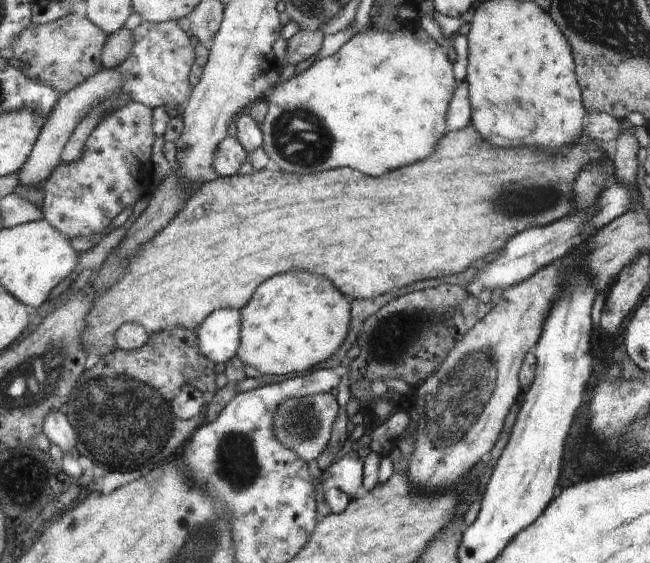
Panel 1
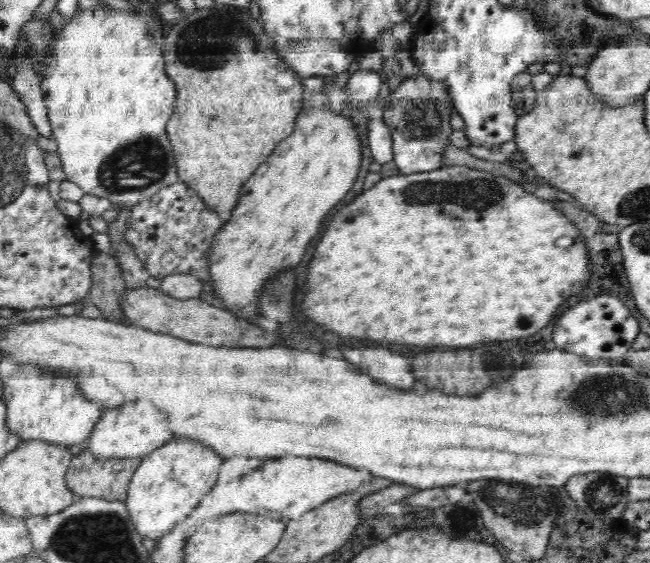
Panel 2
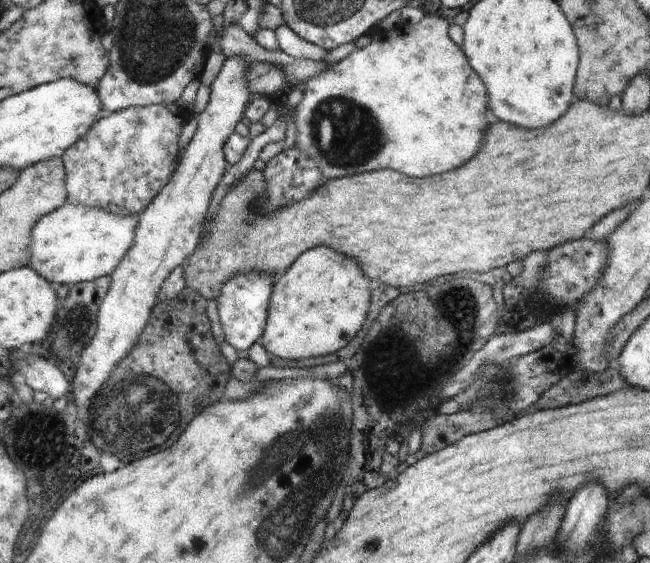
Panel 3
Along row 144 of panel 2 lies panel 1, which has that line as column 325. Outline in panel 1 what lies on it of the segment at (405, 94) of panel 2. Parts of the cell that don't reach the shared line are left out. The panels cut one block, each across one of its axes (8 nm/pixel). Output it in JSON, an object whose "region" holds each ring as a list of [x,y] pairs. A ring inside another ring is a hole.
{"region":[[[331,393],[310,394],[282,400],[273,420],[275,437],[307,463],[325,452],[331,439],[334,421],[342,409]]]}

